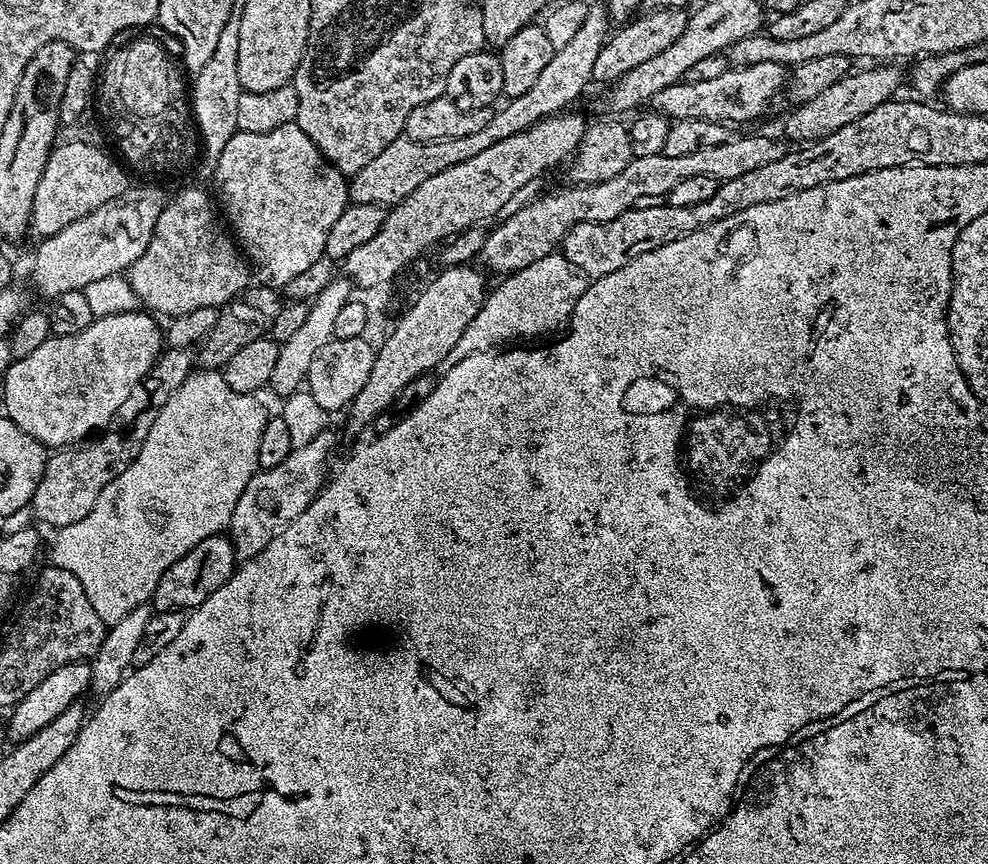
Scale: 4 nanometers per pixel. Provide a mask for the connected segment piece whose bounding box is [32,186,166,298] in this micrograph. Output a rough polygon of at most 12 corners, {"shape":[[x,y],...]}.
{"shape":[[129,187],[39,241],[45,298],[127,273],[166,203]]}

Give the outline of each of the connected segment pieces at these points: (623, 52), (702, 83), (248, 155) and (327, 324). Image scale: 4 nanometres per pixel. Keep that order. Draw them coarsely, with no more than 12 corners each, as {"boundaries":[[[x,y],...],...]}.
{"boundaries":[[[653,8],[619,25],[592,75],[611,85],[682,38],[689,13]],[[785,65],[732,66],[684,80],[651,107],[669,121],[735,126],[781,95]],[[296,123],[237,132],[214,161],[261,285],[324,255],[344,173]],[[335,278],[280,344],[271,391],[305,387],[310,362],[337,335],[352,281]]]}

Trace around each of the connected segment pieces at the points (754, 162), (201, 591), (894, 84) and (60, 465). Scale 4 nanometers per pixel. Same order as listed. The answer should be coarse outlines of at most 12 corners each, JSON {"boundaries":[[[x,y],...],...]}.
{"boundaries":[[[729,138],[682,158],[634,158],[509,211],[479,263],[507,274],[557,251],[582,222],[610,222],[694,174],[738,178],[785,145]],[[227,535],[202,538],[158,582],[156,612],[202,606],[238,567]],[[880,62],[795,105],[792,142],[821,140],[893,99],[899,67]],[[151,411],[53,451],[30,505],[52,530],[82,522],[138,458]]]}

